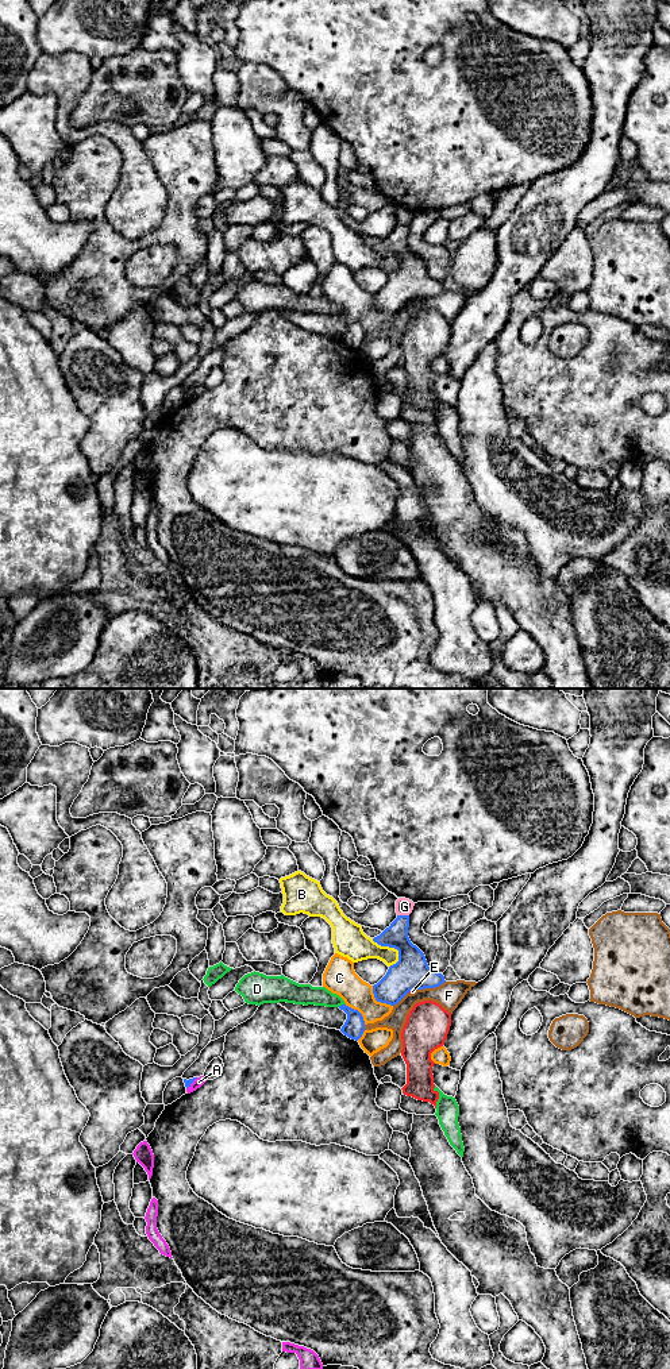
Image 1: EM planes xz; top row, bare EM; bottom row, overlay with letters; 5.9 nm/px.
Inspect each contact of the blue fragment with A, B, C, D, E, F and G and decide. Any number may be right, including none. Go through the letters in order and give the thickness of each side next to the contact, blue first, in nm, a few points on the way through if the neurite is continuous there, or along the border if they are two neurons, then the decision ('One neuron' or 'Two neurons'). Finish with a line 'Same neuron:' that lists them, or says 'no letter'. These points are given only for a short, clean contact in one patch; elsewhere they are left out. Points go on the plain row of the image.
A: Thickness 40 nm (blue) against 60 nm. Boundary: xz (197, 386), (187, 397). Two neurons
B: Thickness 200 nm (blue) against 200 nm. Two neurons
C: Thickness 200 nm (blue) against 180 nm. Two neurons
D: Thickness 130 nm (blue) against 130 nm. Two neurons
E: Thickness 200 nm (blue) against 20 nm. Two neurons
F: Thickness 200 nm (blue) against 160 nm. Two neurons
G: Thickness 140 nm (blue) against 100 nm. Boundary: xz (397, 223), (408, 224). Two neurons
Same neuron: no letter

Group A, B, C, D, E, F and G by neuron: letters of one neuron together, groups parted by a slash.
A / B / C / D / E / F / G

